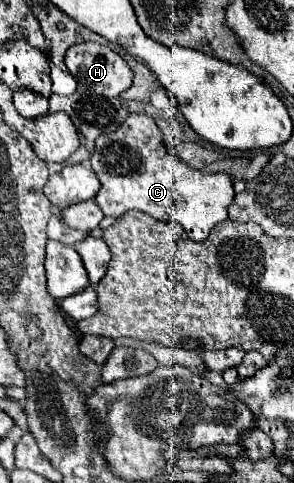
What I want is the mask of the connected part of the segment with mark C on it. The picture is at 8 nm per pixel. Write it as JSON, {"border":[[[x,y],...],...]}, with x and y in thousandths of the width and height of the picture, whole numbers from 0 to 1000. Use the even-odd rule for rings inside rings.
{"border":[[[449,234],[388,275],[340,280],[327,288],[327,308],[306,325],[306,333],[313,333],[320,358],[333,362],[333,371],[347,379],[347,387],[327,404],[327,420],[340,424],[354,445],[408,449],[442,433],[476,433],[476,437],[517,445],[524,453],[605,458],[633,474],[633,482],[653,499],[694,499],[735,462],[776,453],[776,429],[796,412],[796,383],[789,383],[782,362],[769,362],[769,358],[707,362],[673,350],[639,346],[626,333],[612,333],[578,313],[571,292],[565,292],[551,267],[531,259],[531,251],[490,234]]]}

